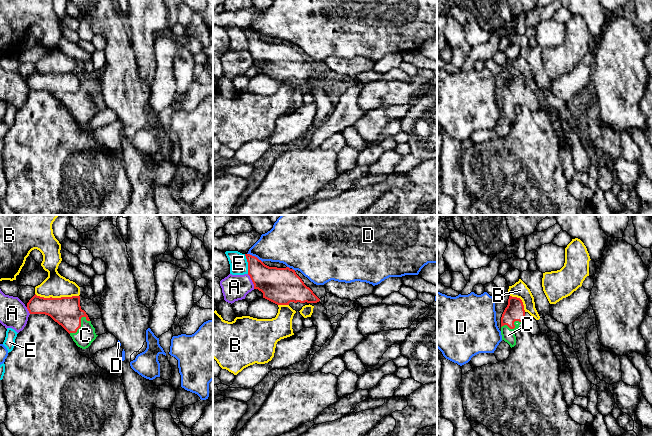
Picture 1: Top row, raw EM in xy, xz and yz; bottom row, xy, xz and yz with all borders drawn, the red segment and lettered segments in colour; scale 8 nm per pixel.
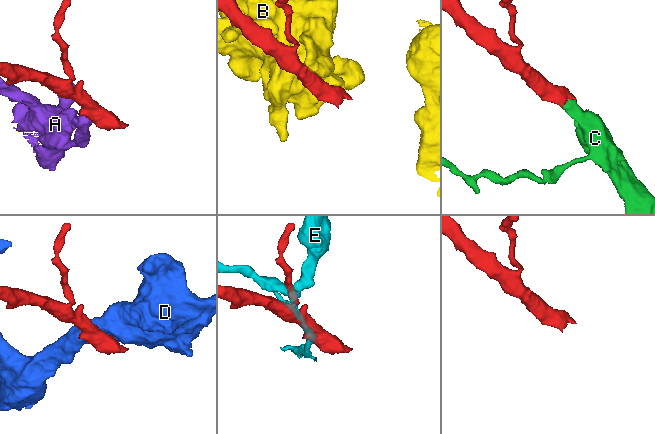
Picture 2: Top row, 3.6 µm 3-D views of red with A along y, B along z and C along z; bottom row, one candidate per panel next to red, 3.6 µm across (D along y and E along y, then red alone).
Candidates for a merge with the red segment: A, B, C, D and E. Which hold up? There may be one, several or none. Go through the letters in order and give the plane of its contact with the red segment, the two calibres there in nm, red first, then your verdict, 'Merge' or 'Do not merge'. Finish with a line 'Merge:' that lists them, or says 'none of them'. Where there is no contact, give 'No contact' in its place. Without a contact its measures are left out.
A: Touches red in xz. Thickness 300 nm (red) against 200 nm. Do not merge
B: Touches red in xy. Thickness 240 nm (red) against 190 nm. Do not merge
C: Touches red in xy. Thickness 240 nm (red) against 160 nm. Merge
D: Touches red in xz. Thickness 240 nm (red) against 300 nm. Do not merge
E: Touches red in xz. Thickness 240 nm (red) against 140 nm. Do not merge
Merge: C

